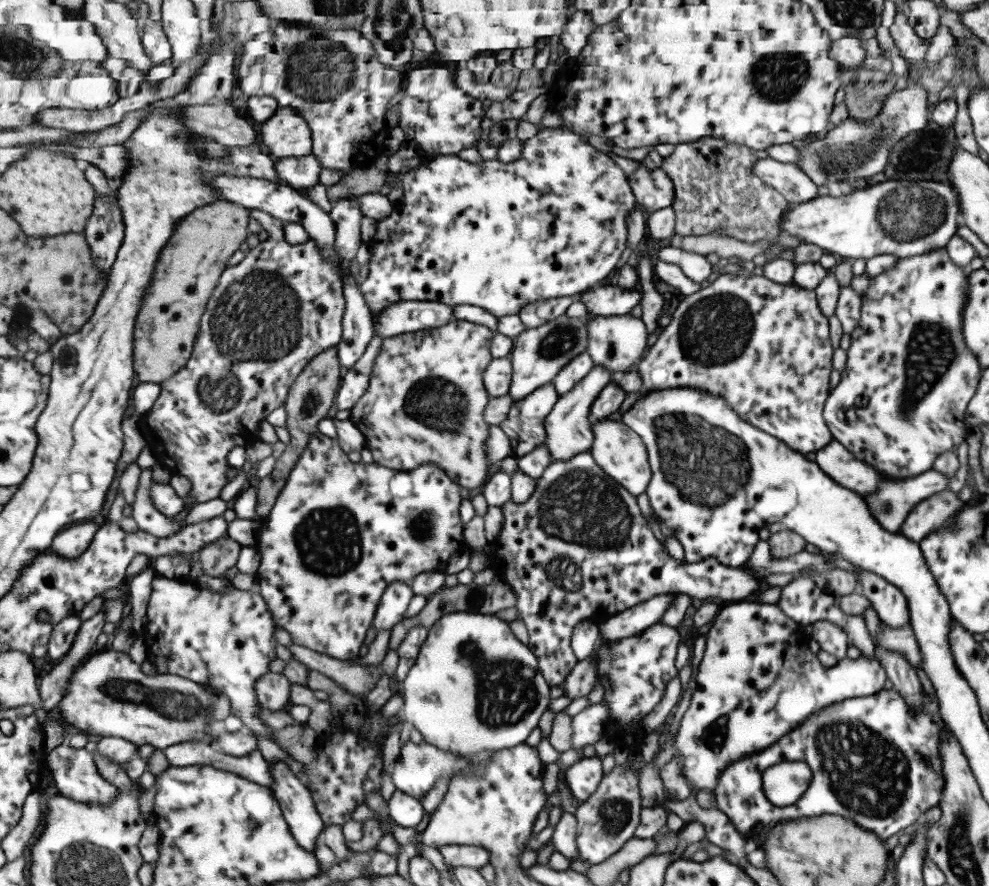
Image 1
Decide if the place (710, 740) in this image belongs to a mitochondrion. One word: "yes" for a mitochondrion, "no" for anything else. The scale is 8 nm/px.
yes

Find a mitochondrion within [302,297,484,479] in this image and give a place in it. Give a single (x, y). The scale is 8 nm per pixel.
(438, 404)

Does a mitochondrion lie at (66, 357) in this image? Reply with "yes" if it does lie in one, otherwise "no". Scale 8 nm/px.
no

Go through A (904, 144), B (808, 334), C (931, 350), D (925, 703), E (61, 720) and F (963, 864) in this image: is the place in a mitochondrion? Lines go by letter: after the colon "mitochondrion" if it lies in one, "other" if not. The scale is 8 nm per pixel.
A: mitochondrion
B: other
C: mitochondrion
D: other
E: other
F: mitochondrion

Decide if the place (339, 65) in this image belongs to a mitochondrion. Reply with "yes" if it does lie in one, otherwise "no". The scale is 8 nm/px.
yes

